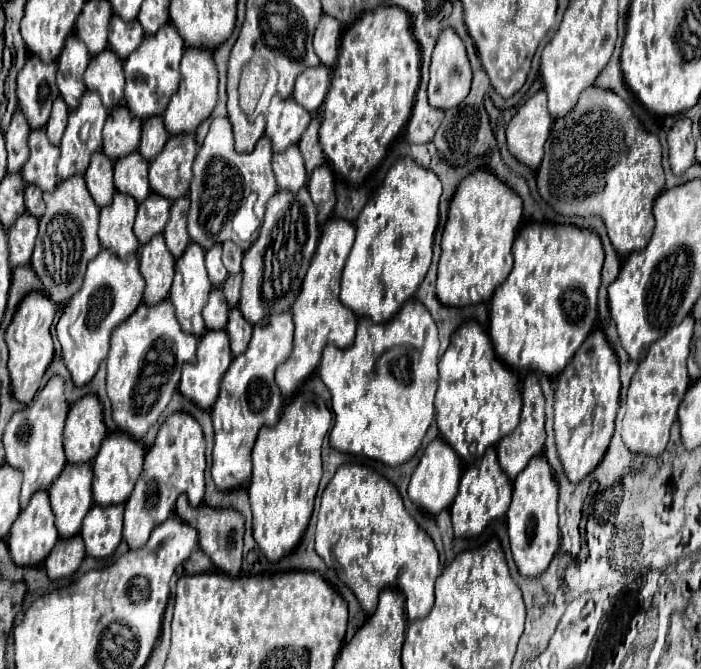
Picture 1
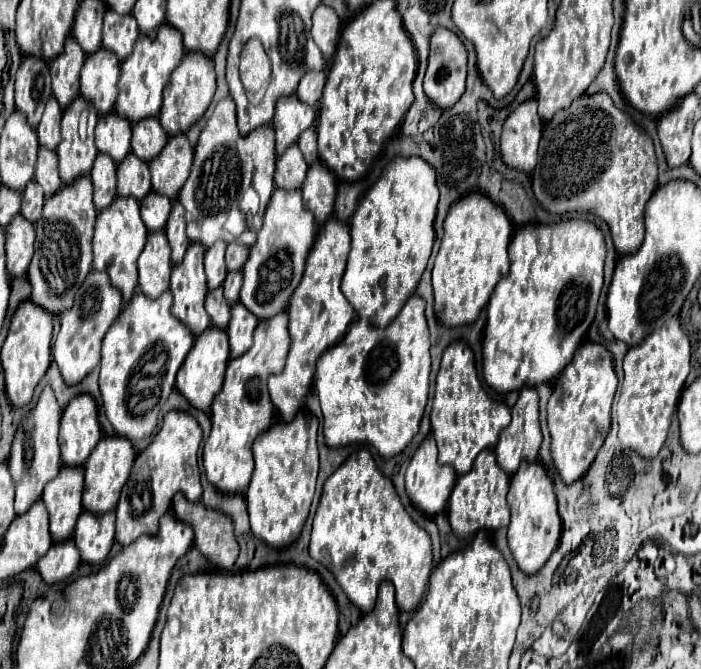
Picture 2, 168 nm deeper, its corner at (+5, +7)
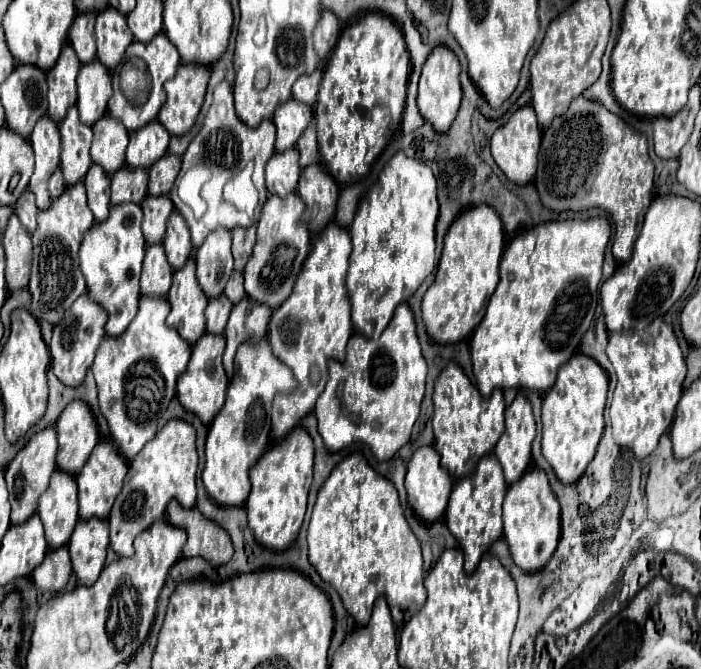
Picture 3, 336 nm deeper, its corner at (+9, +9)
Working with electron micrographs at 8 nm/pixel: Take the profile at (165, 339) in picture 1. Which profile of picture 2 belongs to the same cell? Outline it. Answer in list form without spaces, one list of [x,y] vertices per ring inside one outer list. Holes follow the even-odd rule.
[[[164,291],[158,299],[136,293],[130,305],[124,305],[120,317],[112,323],[102,341],[100,387],[106,417],[120,437],[140,441],[152,435],[158,425],[160,409],[174,389],[174,377],[194,345],[194,337],[170,311],[172,293]]]

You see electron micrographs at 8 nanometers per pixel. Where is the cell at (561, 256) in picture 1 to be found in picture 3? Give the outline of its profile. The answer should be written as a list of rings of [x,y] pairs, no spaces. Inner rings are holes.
[[[602,217],[586,221],[548,221],[522,231],[512,239],[500,261],[500,283],[470,341],[474,377],[484,397],[494,389],[548,391],[554,385],[560,365],[578,353],[580,339],[594,319],[608,241],[610,225]]]

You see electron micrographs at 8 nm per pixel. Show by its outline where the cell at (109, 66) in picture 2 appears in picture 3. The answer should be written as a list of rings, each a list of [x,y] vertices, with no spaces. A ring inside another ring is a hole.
[[[98,59],[82,65],[78,73],[78,113],[82,123],[94,125],[104,113],[112,95],[112,79],[106,65]]]

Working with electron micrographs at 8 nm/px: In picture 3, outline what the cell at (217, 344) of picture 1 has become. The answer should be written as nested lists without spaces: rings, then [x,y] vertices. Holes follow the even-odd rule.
[[[204,333],[198,339],[198,343],[194,343],[194,347],[192,347],[192,359],[188,363],[188,369],[184,371],[184,375],[178,377],[178,387],[176,387],[178,401],[182,403],[184,409],[198,415],[206,425],[214,419],[218,409],[222,409],[222,403],[226,397],[228,377],[226,377],[226,371],[222,367],[224,347],[226,347],[226,339],[222,335]]]

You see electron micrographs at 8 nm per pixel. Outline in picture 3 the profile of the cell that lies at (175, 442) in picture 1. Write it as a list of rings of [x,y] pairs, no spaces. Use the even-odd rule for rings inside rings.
[[[170,419],[160,429],[160,433],[156,433],[156,437],[142,449],[142,455],[130,461],[124,487],[110,511],[110,517],[108,517],[110,545],[120,557],[130,557],[134,553],[134,547],[132,547],[134,537],[146,531],[156,519],[164,517],[164,511],[170,499],[176,497],[184,507],[194,507],[196,471],[198,471],[196,429],[182,419]]]

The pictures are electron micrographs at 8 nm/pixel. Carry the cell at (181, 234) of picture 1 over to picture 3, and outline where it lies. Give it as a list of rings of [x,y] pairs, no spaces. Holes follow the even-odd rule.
[[[172,211],[172,215],[168,217],[168,225],[166,225],[166,237],[164,237],[164,249],[166,249],[166,257],[170,261],[170,265],[174,269],[184,267],[186,259],[192,253],[192,243],[190,243],[190,231],[182,219],[182,215],[178,211]]]

